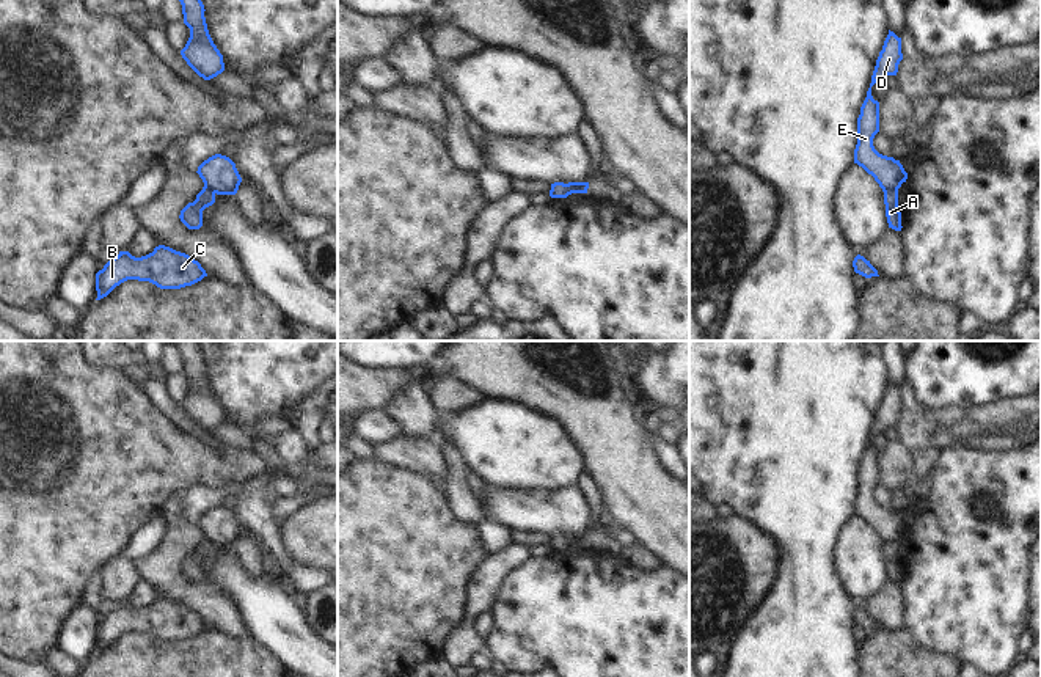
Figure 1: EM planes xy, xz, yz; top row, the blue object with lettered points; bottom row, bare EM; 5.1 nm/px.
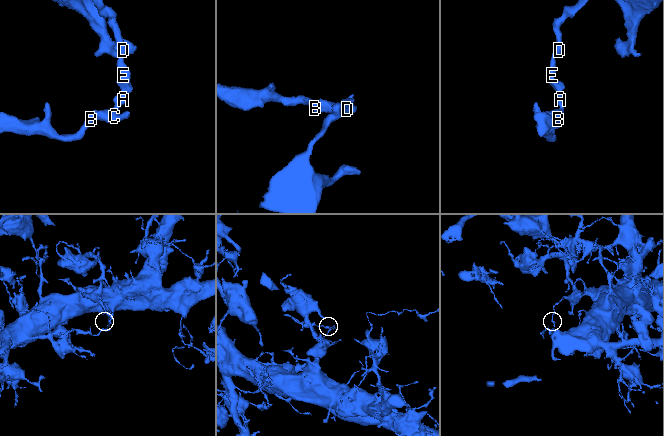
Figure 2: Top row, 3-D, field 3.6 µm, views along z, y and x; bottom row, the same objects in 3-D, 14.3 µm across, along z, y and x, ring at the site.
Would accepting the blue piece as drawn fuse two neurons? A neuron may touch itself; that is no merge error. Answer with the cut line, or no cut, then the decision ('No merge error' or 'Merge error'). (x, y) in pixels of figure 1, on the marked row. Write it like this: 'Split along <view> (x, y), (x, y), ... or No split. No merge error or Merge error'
Split along yz (897, 189), (884, 192). Merge error.

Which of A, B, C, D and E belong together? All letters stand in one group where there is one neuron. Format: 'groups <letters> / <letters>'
groups A B C / D E

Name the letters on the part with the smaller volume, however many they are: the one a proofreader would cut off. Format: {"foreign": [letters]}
{"foreign": ["A", "B", "C"]}

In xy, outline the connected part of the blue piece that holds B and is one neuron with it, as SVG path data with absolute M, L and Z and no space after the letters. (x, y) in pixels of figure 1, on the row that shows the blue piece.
M165 245L155 247L152 253L141 258L119 251L96 273L96 300L107 297L127 280L149 281L160 289L181 289L204 276L207 273L198 261Z

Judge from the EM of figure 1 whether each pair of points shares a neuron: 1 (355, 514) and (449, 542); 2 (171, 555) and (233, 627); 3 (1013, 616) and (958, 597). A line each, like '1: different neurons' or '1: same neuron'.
1: same neuron
2: same neuron
3: same neuron

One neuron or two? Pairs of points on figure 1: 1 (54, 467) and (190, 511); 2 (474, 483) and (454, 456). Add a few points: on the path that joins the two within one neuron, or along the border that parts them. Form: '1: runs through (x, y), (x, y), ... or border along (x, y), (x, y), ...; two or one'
1: border along (222, 483), (217, 486), (193, 483), (186, 490); two
2: border along (468, 472), (467, 483), (476, 495); two

